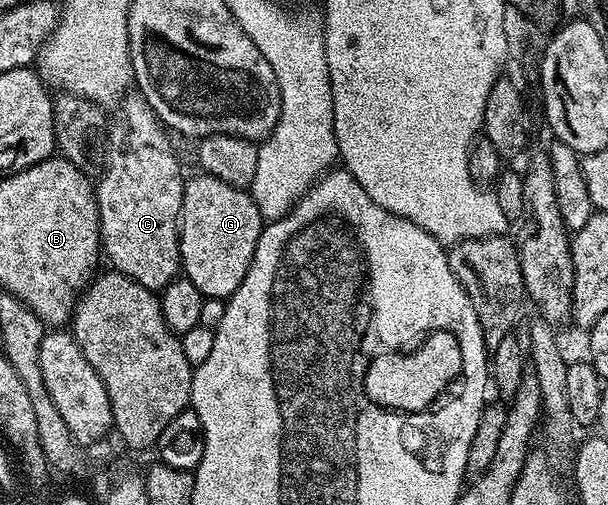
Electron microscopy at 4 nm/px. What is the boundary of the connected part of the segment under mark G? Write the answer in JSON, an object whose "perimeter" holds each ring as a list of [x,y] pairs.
{"perimeter":[[[208,173],[189,177],[181,208],[181,269],[199,287],[202,295],[228,299],[243,283],[253,262],[255,247],[263,228],[259,207],[244,189],[236,189]]]}

